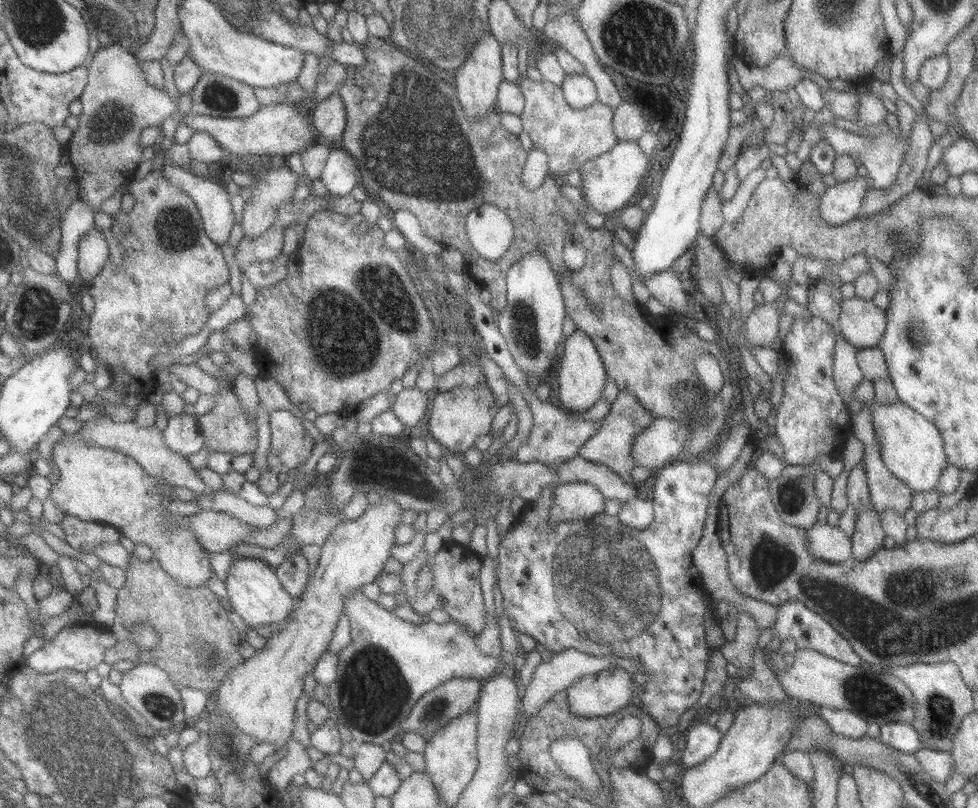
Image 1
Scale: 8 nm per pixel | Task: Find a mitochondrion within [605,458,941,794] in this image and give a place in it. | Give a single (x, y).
(871, 696)

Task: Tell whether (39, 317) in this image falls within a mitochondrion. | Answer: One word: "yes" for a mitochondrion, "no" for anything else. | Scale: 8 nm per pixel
yes

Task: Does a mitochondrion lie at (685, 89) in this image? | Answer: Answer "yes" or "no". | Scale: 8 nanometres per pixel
no

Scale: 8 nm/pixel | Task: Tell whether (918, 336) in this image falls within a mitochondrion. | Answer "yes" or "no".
yes

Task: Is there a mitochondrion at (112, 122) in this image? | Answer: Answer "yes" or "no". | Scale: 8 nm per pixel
yes

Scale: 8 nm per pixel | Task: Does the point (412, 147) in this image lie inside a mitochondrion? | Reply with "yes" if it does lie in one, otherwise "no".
yes

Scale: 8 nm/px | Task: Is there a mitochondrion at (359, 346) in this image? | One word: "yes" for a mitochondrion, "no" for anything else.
yes

